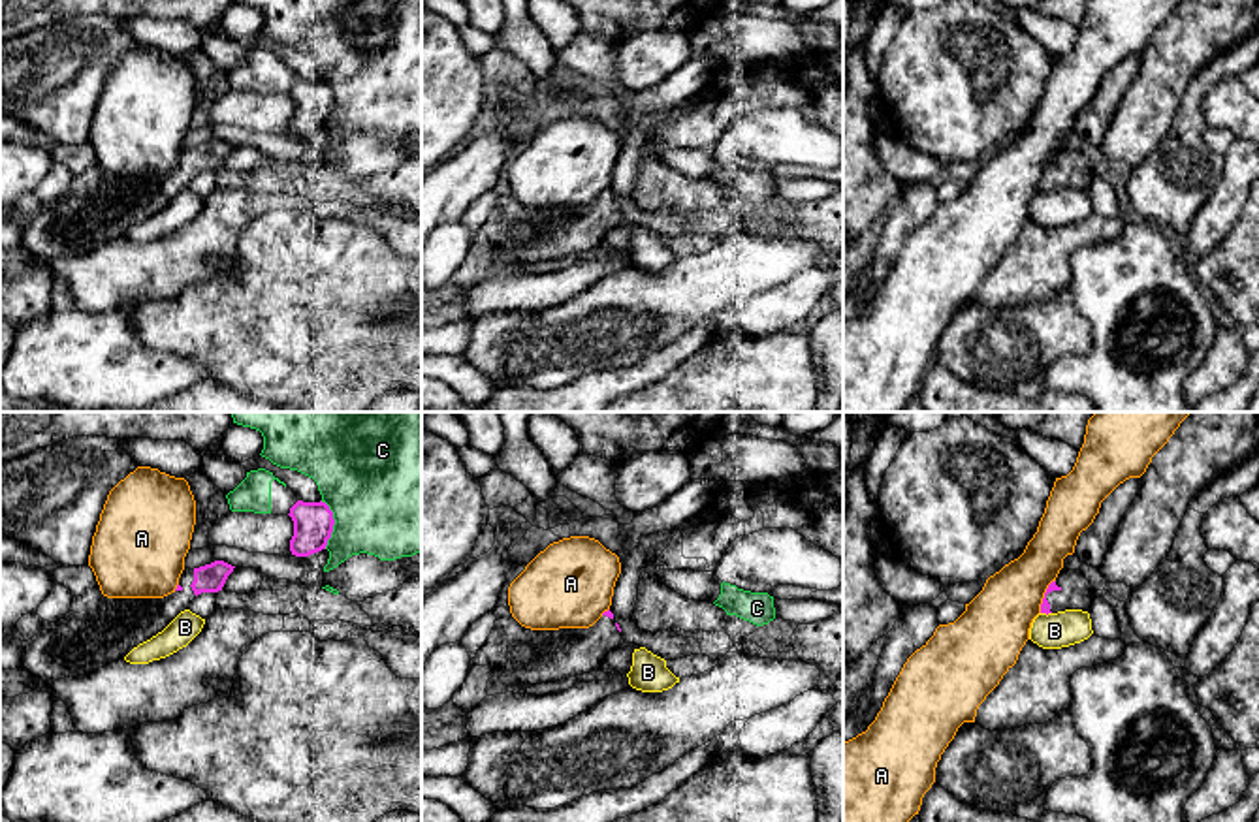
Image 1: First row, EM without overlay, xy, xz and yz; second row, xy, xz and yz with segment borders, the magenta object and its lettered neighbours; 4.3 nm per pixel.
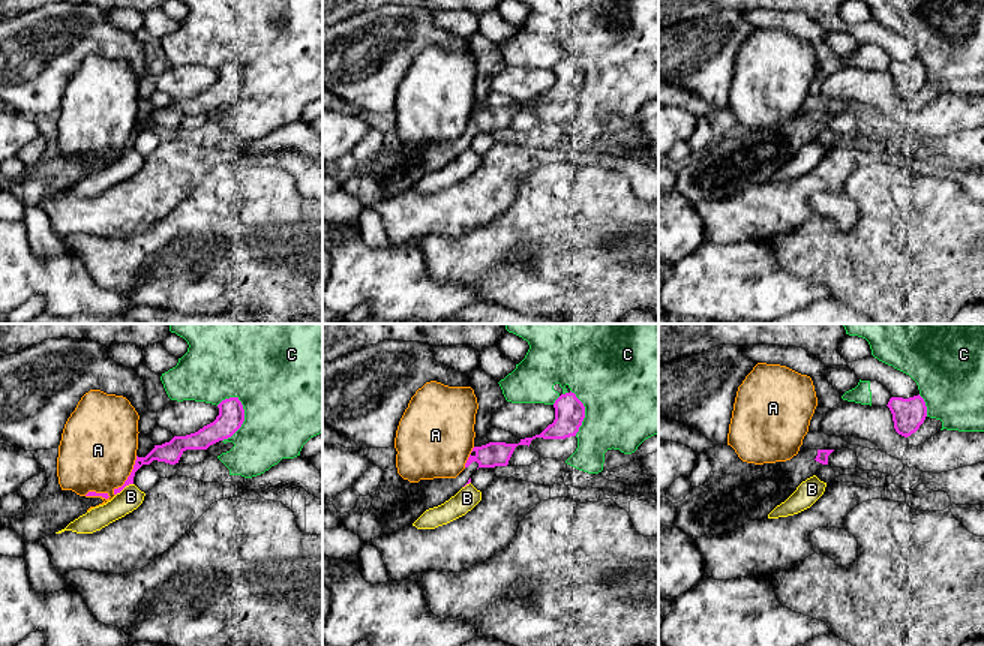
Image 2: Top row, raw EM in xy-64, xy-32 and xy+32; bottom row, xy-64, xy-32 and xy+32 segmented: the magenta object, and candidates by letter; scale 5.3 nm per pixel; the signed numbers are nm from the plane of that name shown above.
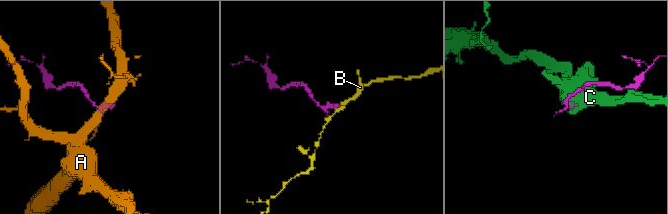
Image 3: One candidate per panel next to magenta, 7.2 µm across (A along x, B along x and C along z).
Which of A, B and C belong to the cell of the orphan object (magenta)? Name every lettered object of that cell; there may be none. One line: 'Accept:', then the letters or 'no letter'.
Accept: no letter

